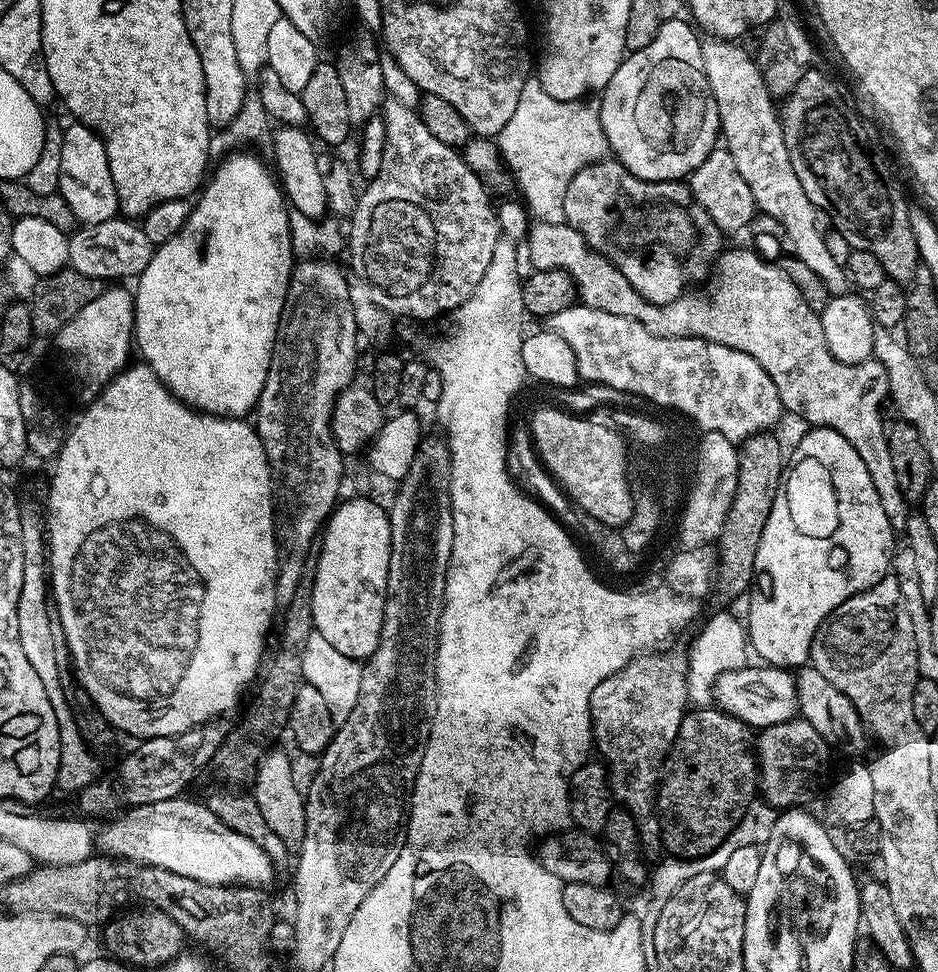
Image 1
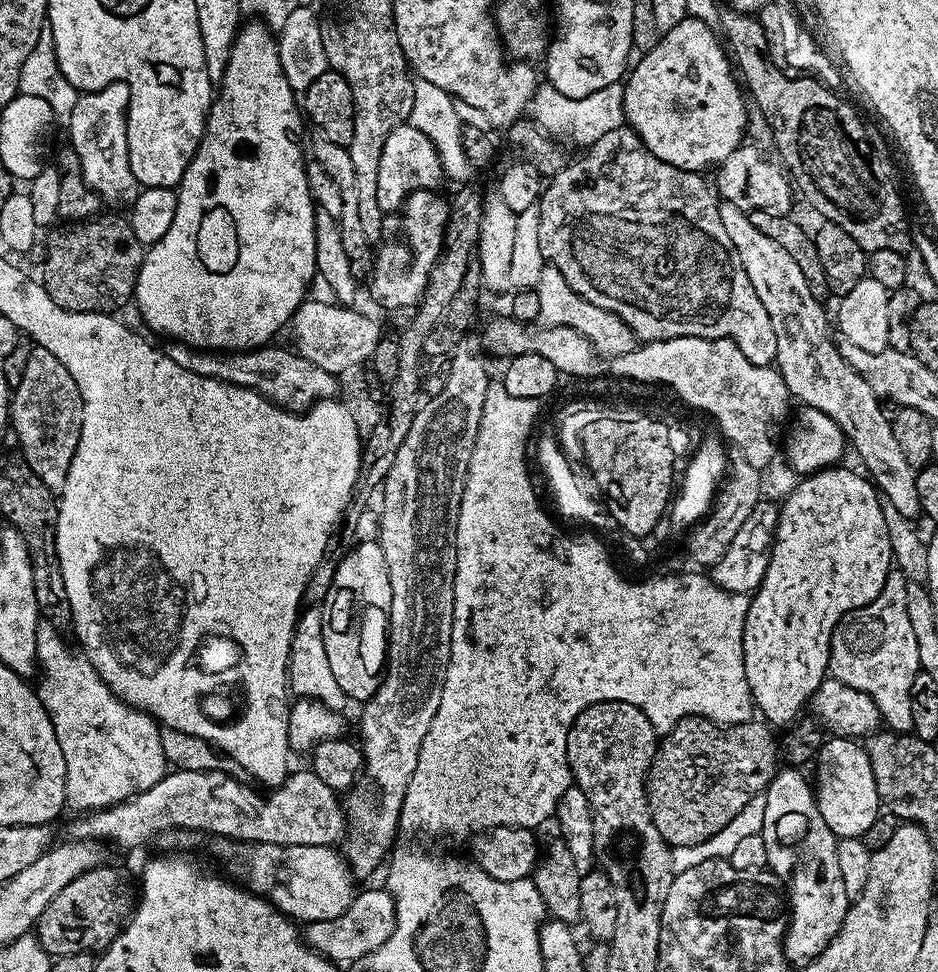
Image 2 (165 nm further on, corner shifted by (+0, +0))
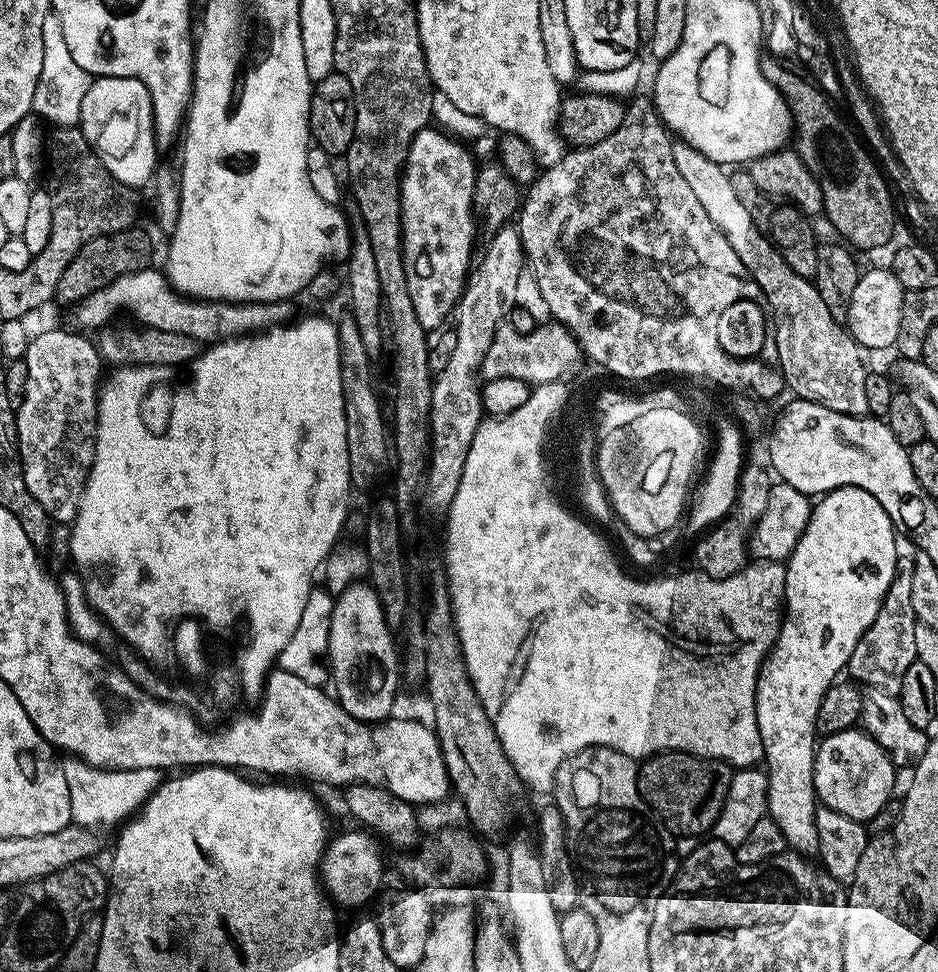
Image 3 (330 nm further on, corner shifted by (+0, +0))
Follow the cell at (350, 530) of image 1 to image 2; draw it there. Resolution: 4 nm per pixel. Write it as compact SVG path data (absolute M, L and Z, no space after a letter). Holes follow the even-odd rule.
M376 540L359 541L351 547L337 566L332 583L327 585L322 603L322 638L326 646L326 658L330 662L330 671L338 686L342 686L349 701L369 700L378 690L380 677L384 671L388 654L388 611L392 595L390 594L390 574L386 570L386 558L382 546Z

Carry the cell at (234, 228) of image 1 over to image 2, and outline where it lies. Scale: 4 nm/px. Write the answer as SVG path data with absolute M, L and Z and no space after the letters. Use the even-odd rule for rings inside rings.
M263 22L245 23L237 31L236 40L232 43L230 62L224 71L223 80L219 81L218 91L208 112L208 121L204 127L204 136L200 140L198 150L186 166L186 174L181 178L177 196L177 208L174 210L170 230L157 244L145 251L142 270L138 274L134 304L140 307L140 316L156 332L165 332L173 341L187 344L190 348L202 348L218 352L246 352L249 349L262 348L275 341L280 327L291 321L292 315L300 309L309 291L312 276L316 274L316 255L314 254L314 230L316 229L316 213L318 211L312 192L308 188L308 170L304 152L296 145L296 140L288 132L296 132L302 121L302 108L298 103L297 93L292 91L290 82L286 82L282 62L280 61L280 45L273 29Z

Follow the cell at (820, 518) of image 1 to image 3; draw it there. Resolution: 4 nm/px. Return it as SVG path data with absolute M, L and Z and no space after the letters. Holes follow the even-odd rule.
M836 488L832 492L825 492L813 503L810 522L806 522L806 530L802 538L798 538L798 546L794 546L792 555L786 561L786 578L784 579L784 606L786 611L783 613L780 622L780 633L774 642L774 646L768 651L768 656L760 668L760 673L756 679L756 717L758 718L758 734L762 738L764 747L763 763L768 764L766 775L768 777L768 810L767 815L772 817L774 822L782 829L782 834L786 838L789 849L801 854L812 854L818 849L818 826L816 825L816 809L818 801L816 798L816 787L814 786L814 762L816 761L816 749L818 747L818 729L816 719L818 718L818 706L822 706L822 698L826 690L832 684L837 683L840 671L847 669L852 662L854 646L866 634L866 630L874 622L882 602L892 585L892 579L896 577L896 558L898 549L896 549L896 539L898 533L896 527L890 522L890 514L882 510L882 502L874 498L861 488Z

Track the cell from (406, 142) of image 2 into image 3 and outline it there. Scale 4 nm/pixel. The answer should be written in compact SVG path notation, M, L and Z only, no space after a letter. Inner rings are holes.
M426 127L414 138L414 142L410 146L408 157L406 158L406 162L404 163L404 173L400 175L400 221L402 222L402 238L404 239L404 265L406 266L406 286L410 286L410 298L412 299L412 301L414 301L414 314L418 314L418 322L422 324L425 330L433 330L432 328L436 328L435 330L440 330L445 327L444 319L446 319L447 316L449 319L449 317L451 317L453 313L455 313L460 302L460 295L464 292L464 286L468 282L470 269L473 267L474 264L474 256L472 260L472 243L475 242L476 236L478 237L478 229L476 226L476 221L472 219L472 199L474 198L474 186L476 185L476 173L478 171L478 164L477 161L472 161L471 154L468 153L467 150L463 147L467 148L463 143L461 143L459 139L453 138L451 135L449 135L449 133L441 130L439 127Z

